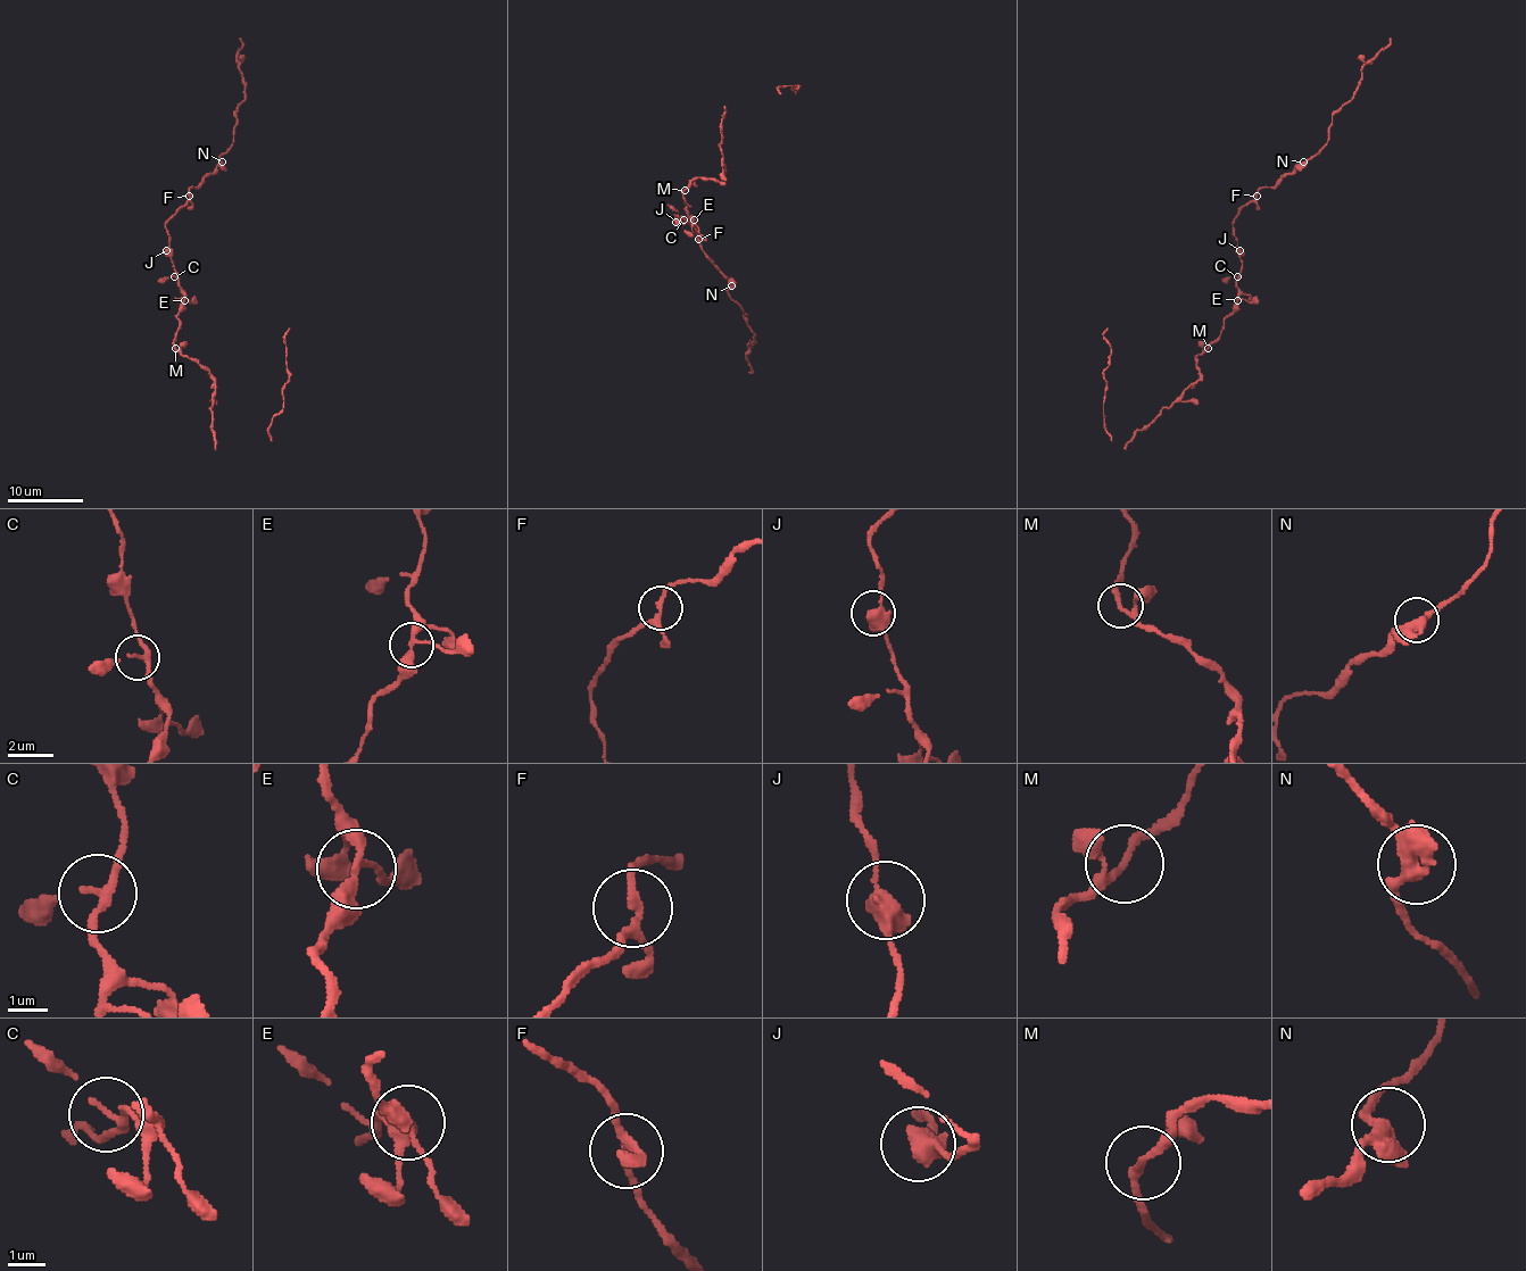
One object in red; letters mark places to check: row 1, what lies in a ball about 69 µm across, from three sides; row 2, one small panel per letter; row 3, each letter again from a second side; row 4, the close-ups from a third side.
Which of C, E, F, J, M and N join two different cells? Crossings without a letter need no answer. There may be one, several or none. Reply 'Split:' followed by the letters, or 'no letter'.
Split: no letter

